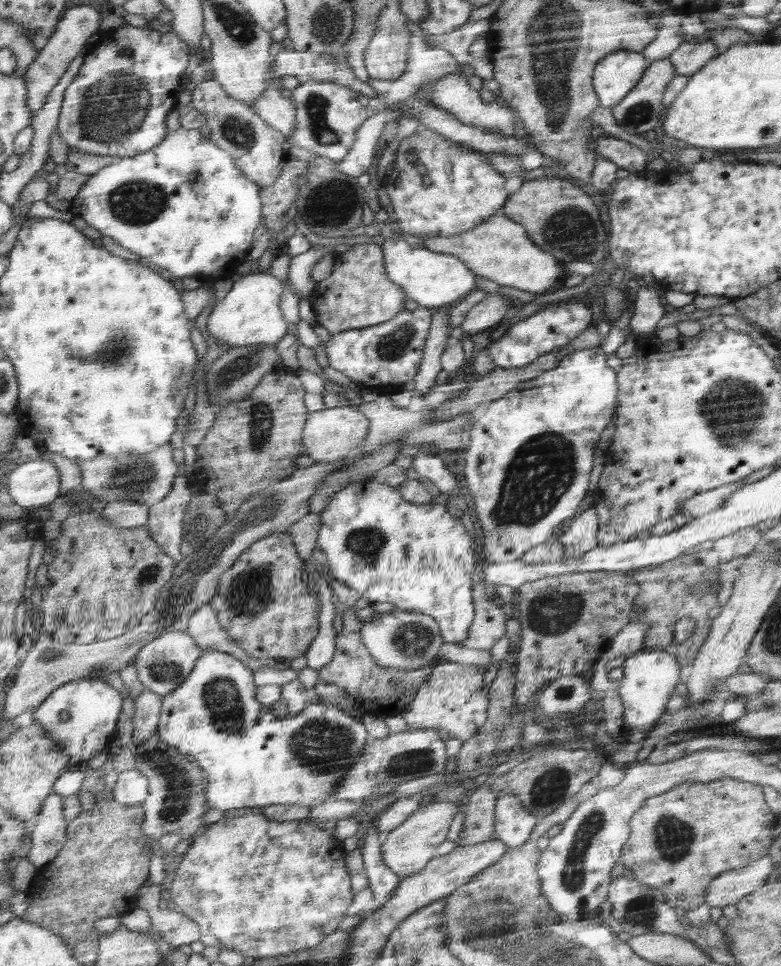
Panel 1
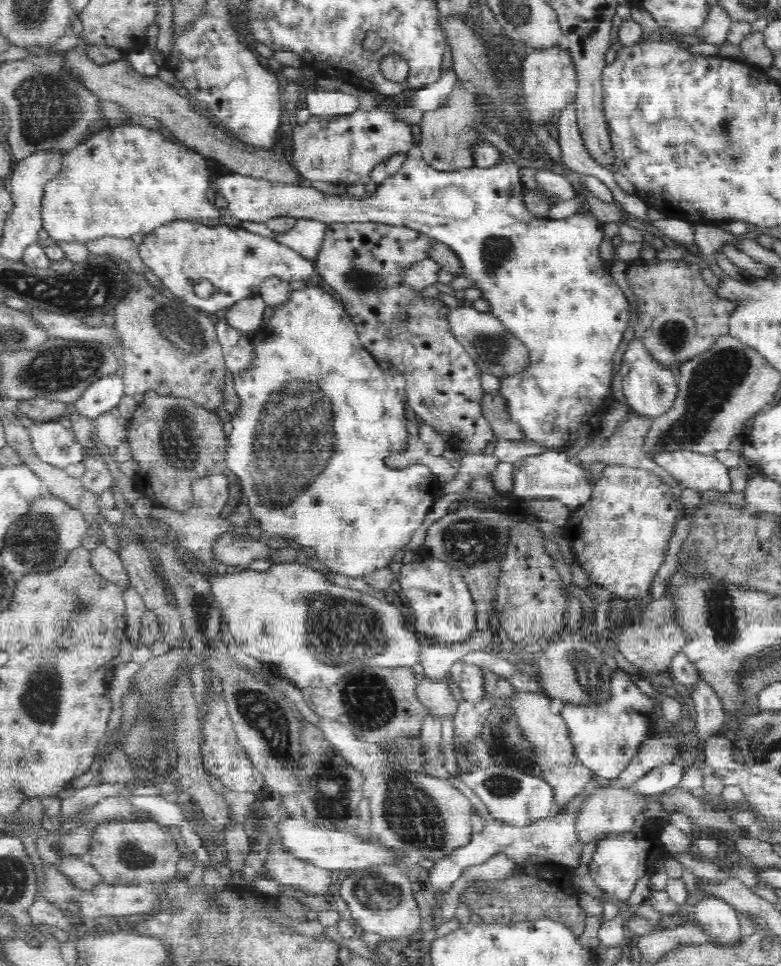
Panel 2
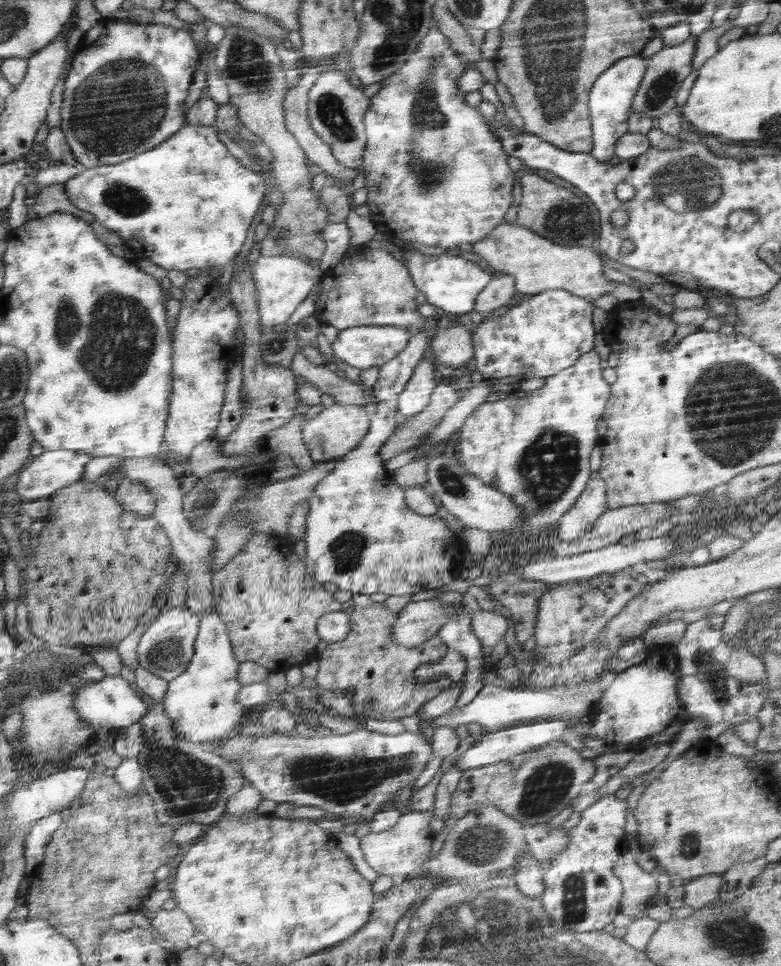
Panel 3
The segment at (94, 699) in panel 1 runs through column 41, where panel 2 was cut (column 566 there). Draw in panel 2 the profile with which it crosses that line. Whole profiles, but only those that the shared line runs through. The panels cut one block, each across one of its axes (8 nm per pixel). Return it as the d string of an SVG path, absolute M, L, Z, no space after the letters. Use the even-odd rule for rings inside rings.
M618 670L614 676L611 676L610 686L613 691L613 698L604 702L602 706L564 706L560 715L564 717L566 724L570 727L570 737L574 739L577 746L577 755L586 768L594 771L598 778L603 778L605 782L616 780L623 770L626 770L627 764L634 758L643 742L646 741L646 728L648 722L657 712L655 701L646 694L642 694L640 689L634 685L629 675L622 670Z

